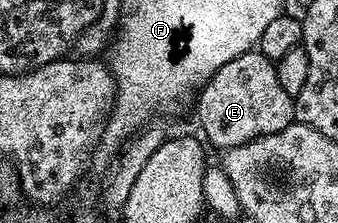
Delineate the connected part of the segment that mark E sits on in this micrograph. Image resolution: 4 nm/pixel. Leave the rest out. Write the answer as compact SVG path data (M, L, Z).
M259 50L238 54L234 62L226 62L199 89L195 100L203 139L219 150L237 148L266 134L278 134L278 130L286 130L294 123L296 115L294 98L282 90L274 61Z

